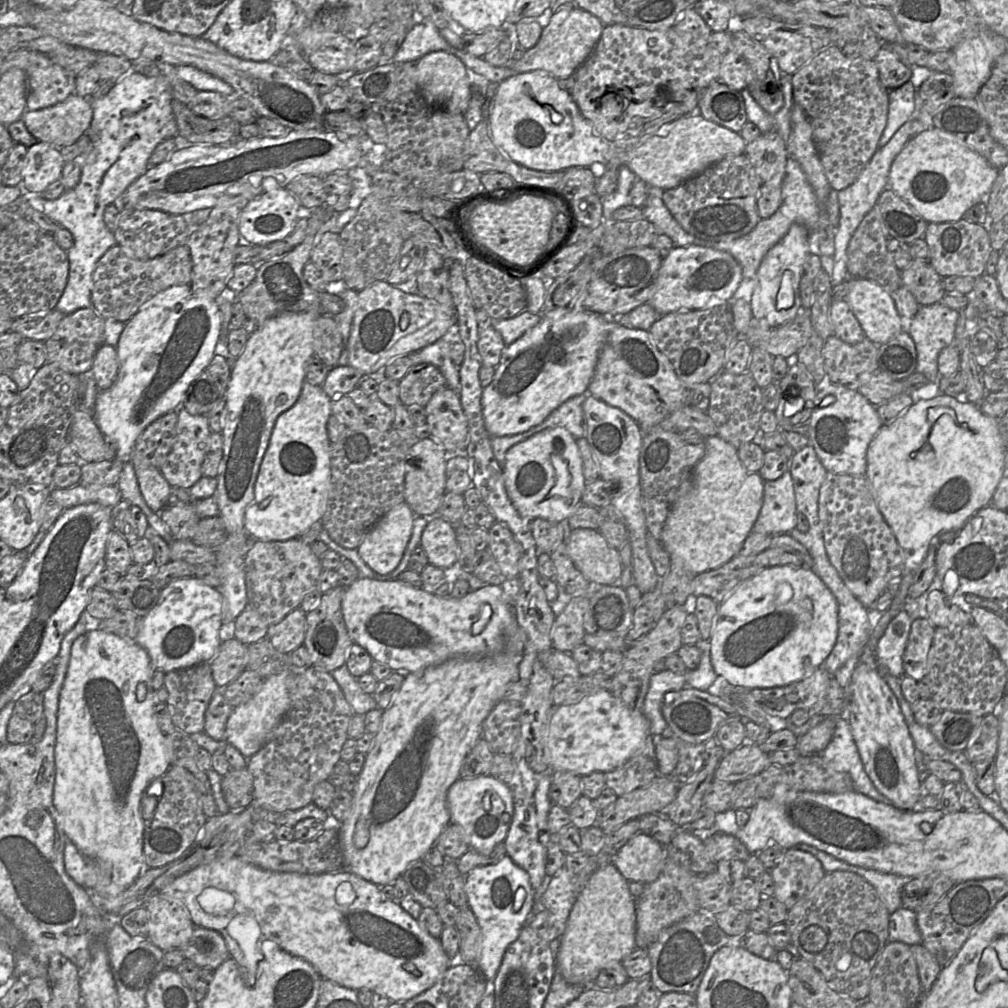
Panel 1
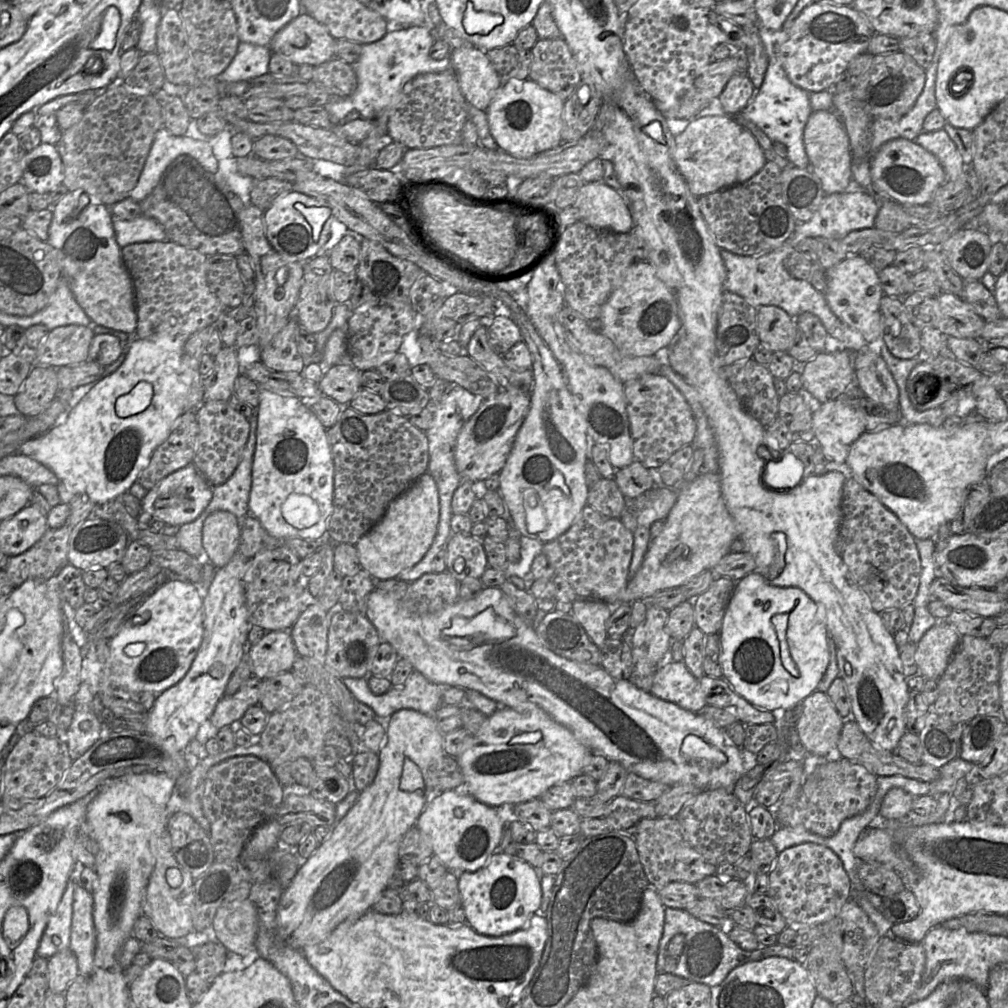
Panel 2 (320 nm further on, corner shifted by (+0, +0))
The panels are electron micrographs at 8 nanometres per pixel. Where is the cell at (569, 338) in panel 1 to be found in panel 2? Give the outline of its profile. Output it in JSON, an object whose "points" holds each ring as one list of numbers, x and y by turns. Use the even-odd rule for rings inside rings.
{"points":[[503,388,483,401,477,412,466,422,456,441,454,459,463,480,484,481,503,469,530,403,531,393,517,388]]}

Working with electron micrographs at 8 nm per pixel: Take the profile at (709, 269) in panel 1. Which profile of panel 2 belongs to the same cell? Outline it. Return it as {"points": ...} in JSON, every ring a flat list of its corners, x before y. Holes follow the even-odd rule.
{"points":[[642,260,634,261,626,270,622,284,610,295,602,306,599,319,602,323,601,332,615,344,622,354,627,356,653,356,659,349,667,347,681,328,680,309,675,293,658,278,653,266,648,261]]}

